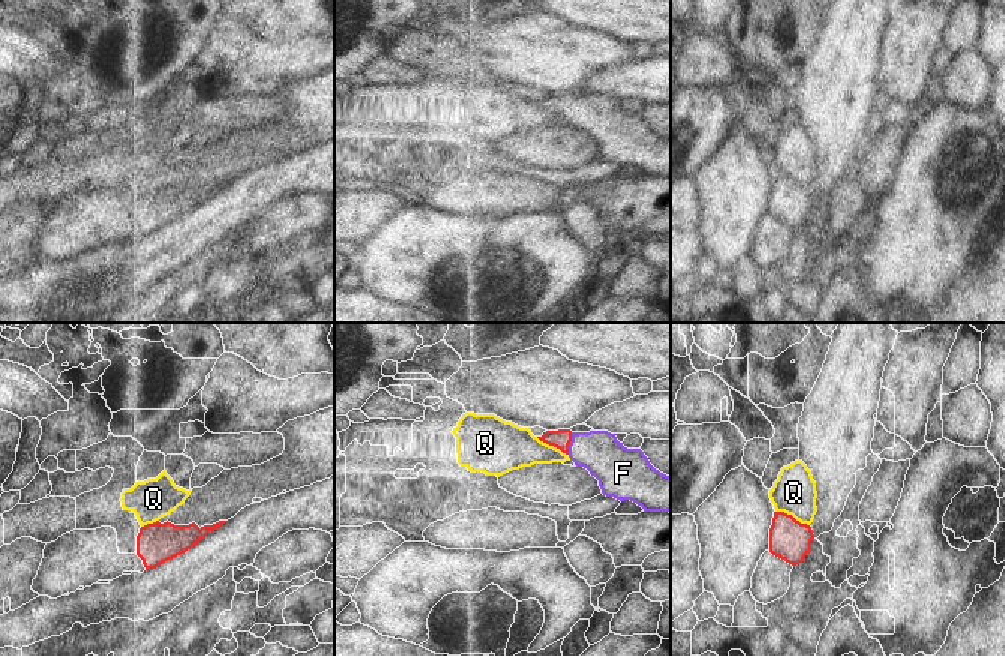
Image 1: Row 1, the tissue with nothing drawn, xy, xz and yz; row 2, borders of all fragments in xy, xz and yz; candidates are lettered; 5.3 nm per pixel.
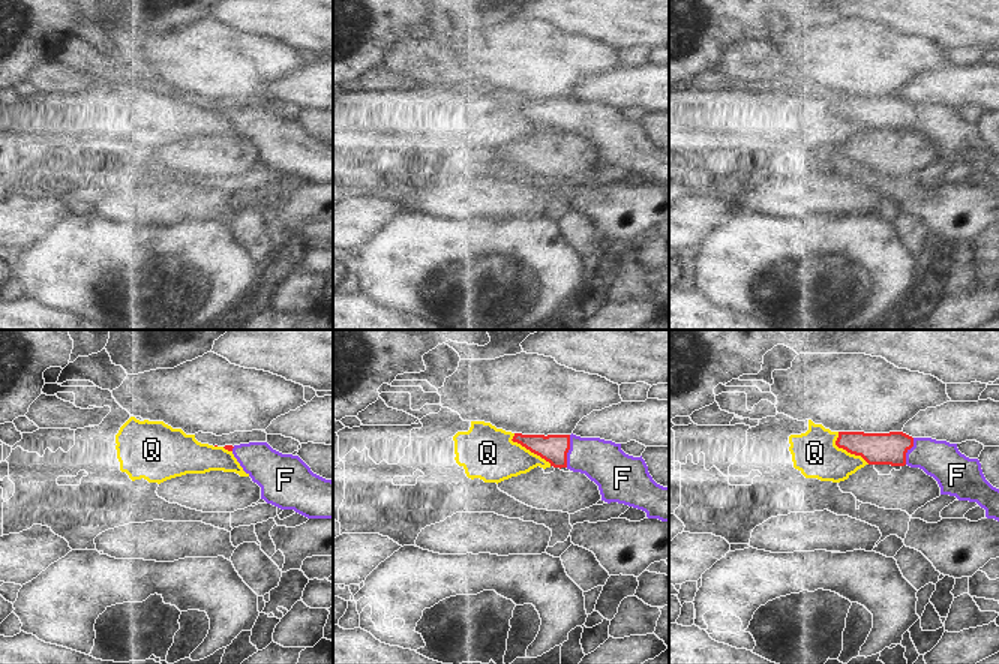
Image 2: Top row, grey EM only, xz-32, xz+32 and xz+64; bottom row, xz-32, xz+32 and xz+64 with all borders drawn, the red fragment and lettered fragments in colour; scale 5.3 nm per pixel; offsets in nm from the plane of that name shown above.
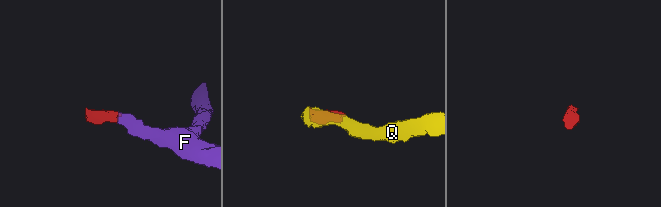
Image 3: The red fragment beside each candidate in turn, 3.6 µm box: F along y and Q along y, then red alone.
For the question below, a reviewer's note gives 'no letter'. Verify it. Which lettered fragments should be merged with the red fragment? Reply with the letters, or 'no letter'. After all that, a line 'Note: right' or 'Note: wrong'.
F
Note: wrong

